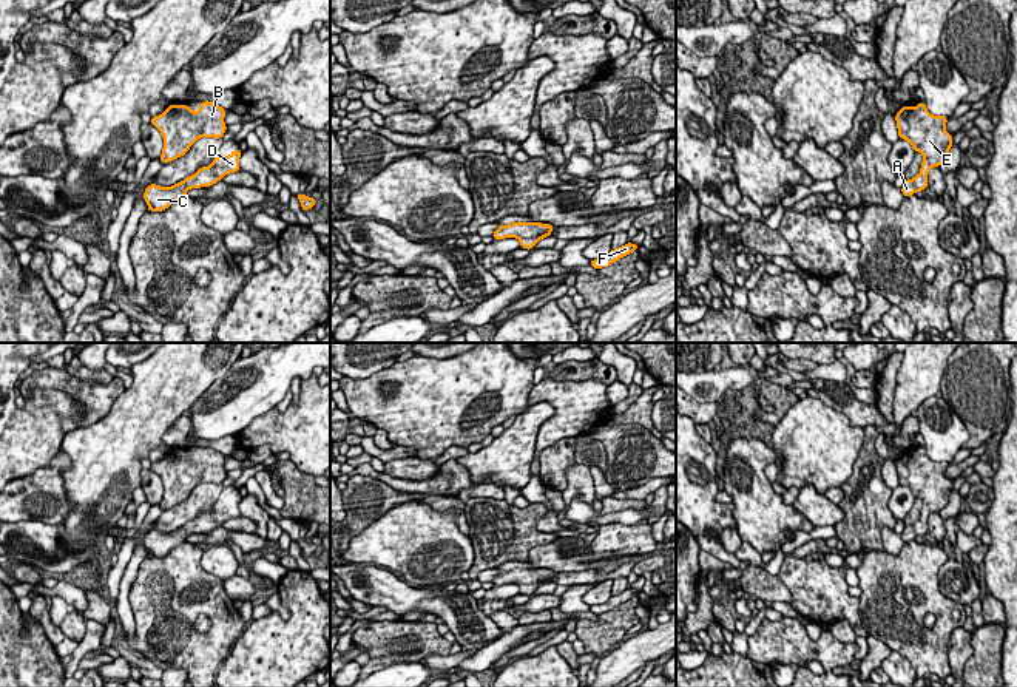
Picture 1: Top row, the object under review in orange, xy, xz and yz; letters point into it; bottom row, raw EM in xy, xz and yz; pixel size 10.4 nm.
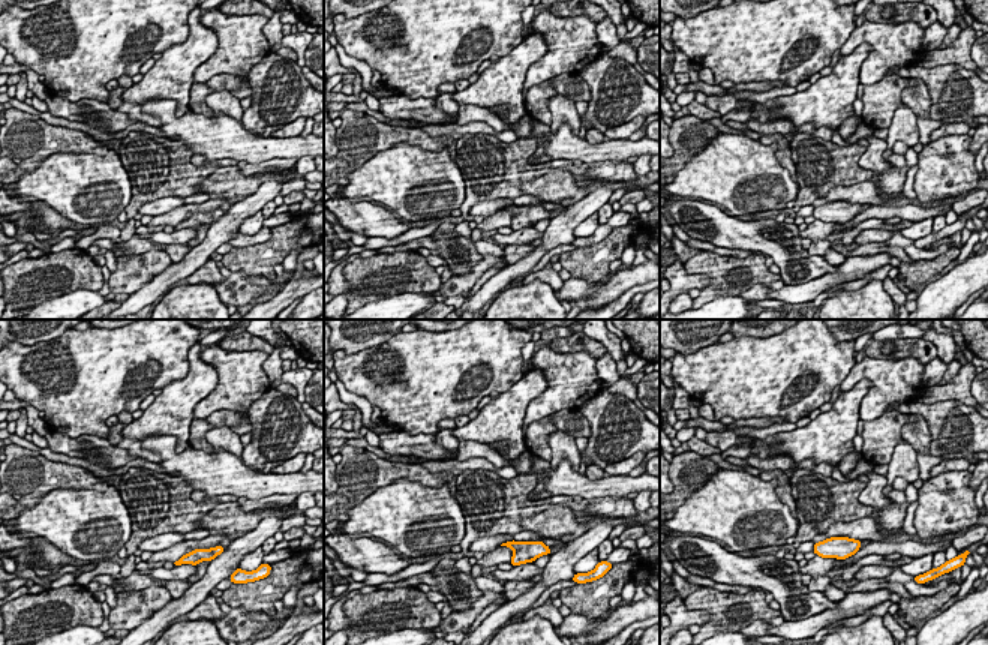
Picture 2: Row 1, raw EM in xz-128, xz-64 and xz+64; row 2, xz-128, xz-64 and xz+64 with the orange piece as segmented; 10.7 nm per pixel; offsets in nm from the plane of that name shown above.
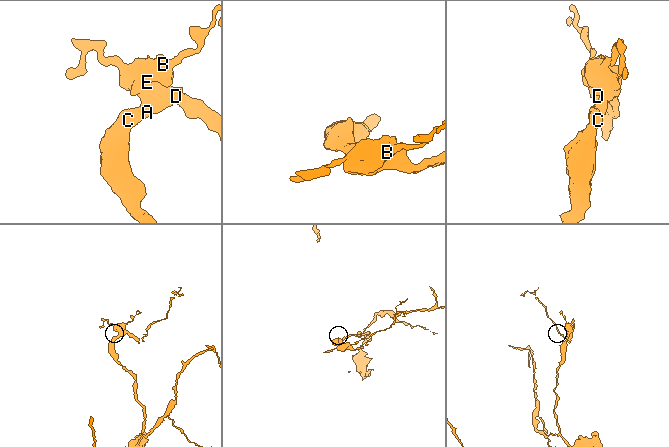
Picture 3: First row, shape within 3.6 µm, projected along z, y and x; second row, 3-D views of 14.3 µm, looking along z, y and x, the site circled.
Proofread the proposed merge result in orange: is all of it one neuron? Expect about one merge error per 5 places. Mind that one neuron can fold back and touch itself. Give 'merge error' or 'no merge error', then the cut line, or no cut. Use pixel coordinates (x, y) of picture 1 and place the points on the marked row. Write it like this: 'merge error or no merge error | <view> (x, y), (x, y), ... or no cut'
no merge error | no cut

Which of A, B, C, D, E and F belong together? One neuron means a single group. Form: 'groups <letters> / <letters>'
groups A B C D E F

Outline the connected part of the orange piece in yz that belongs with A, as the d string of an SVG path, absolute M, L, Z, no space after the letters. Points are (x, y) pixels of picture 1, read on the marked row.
M920 100L912 110L904 105L897 114L898 137L909 140L914 151L923 154L920 173L914 179L906 179L901 193L904 198L915 195L917 190L927 188L927 173L932 167L940 167L952 147L952 134L944 130L946 116L932 116L924 102Z

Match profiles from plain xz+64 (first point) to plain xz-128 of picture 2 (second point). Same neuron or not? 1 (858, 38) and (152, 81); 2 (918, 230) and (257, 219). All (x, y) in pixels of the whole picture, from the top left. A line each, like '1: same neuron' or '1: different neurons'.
1: different neurons
2: same neuron

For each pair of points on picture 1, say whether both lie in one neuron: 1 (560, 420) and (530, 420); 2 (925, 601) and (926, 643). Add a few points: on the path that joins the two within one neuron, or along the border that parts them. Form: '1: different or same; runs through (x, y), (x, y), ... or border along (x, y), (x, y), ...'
1: different; border along (547, 400), (554, 412), (540, 426), (533, 454)
2: same; runs through (917, 612), (917, 632)

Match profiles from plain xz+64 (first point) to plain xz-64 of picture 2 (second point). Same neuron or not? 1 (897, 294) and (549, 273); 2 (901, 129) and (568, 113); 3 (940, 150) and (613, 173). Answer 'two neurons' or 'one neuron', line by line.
1: one neuron
2: one neuron
3: one neuron

